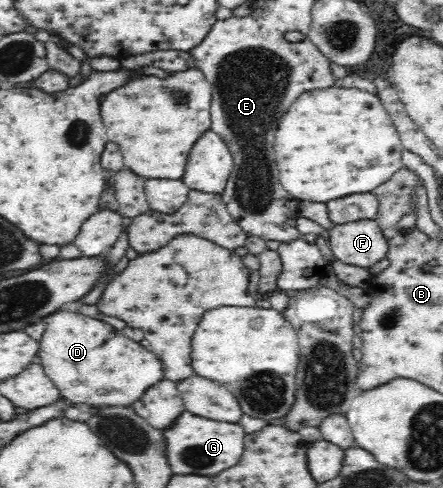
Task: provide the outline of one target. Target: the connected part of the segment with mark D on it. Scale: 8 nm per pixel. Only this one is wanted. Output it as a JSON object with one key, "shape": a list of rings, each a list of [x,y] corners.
{"shape":[[[59,310],[47,316],[44,322],[47,322],[47,328],[38,342],[41,354],[37,360],[43,365],[45,374],[57,386],[63,405],[87,404],[91,408],[129,408],[153,384],[165,380],[163,362],[157,358],[157,353],[141,345],[141,342],[127,338],[120,329],[101,319],[93,319],[80,312]]]}

